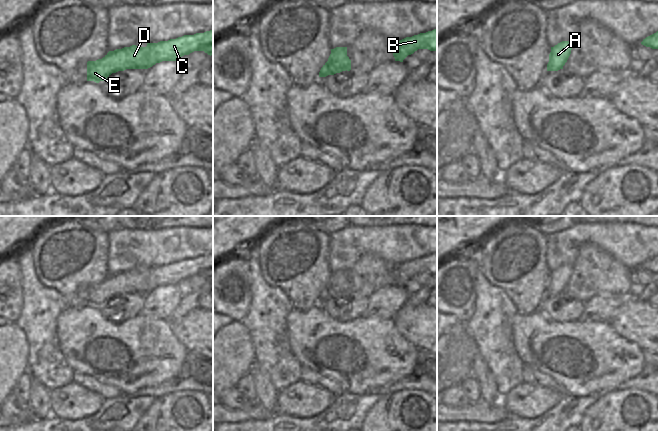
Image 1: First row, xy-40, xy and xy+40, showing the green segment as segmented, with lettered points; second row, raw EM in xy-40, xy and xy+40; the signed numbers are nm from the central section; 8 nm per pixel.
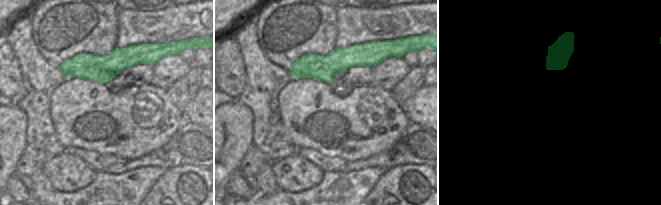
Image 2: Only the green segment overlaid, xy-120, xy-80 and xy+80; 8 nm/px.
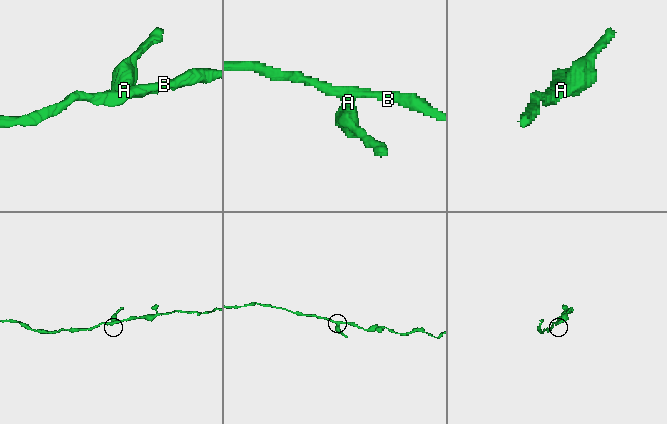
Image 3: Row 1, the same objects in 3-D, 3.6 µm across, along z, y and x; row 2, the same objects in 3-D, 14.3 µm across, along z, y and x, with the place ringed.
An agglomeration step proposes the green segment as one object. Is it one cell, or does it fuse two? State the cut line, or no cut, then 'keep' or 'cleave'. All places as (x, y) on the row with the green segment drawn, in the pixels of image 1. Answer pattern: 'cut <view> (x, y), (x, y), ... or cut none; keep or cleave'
cut xy (327, 61), (345, 70); cleave

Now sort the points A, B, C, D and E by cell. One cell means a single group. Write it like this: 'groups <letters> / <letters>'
groups A / B C D E

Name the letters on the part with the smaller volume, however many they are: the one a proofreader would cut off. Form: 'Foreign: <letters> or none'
Foreign: A

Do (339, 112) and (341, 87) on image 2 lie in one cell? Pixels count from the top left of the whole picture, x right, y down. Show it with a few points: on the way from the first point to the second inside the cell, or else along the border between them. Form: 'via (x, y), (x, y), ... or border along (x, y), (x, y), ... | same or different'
border along (327, 84), (337, 95), (347, 95), (361, 86) | different

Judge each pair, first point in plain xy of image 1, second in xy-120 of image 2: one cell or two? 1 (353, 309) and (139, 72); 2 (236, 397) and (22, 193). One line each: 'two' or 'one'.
1: one
2: one

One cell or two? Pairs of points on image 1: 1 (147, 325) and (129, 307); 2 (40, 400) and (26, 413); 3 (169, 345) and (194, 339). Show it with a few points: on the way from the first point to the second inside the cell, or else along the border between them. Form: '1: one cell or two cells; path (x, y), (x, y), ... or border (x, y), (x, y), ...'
1: two cells; border (139, 313), (116, 323)
2: two cells; border (28, 401), (33, 418)
3: two cells; border (170, 325), (176, 338), (187, 350)

